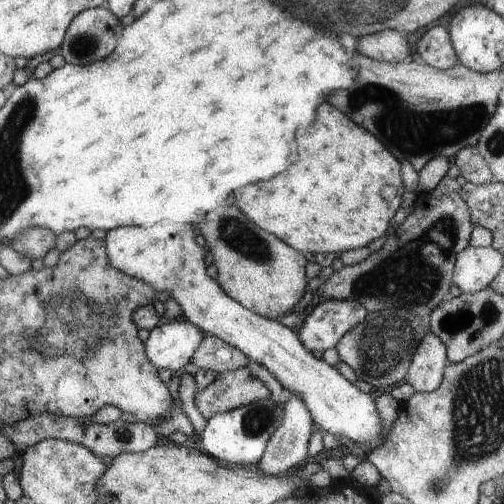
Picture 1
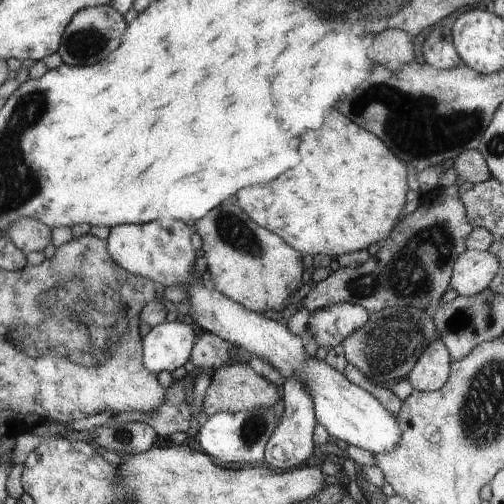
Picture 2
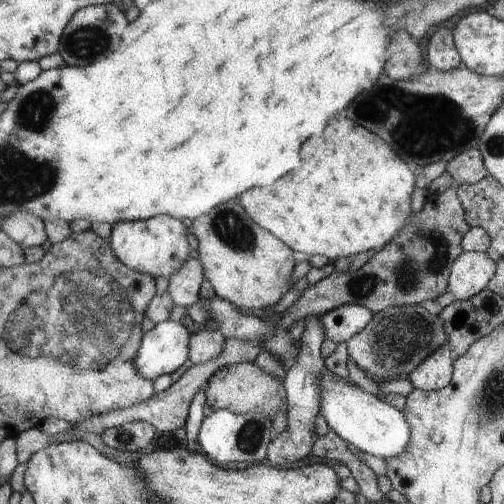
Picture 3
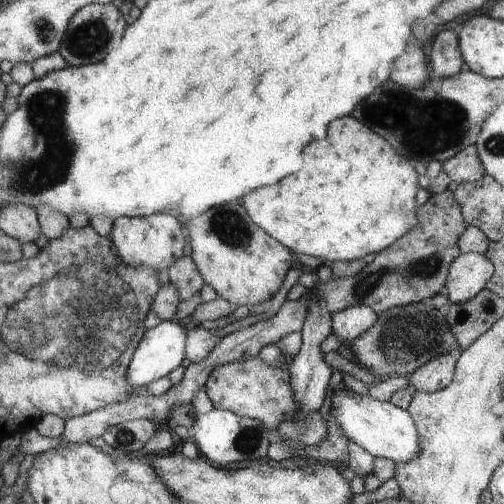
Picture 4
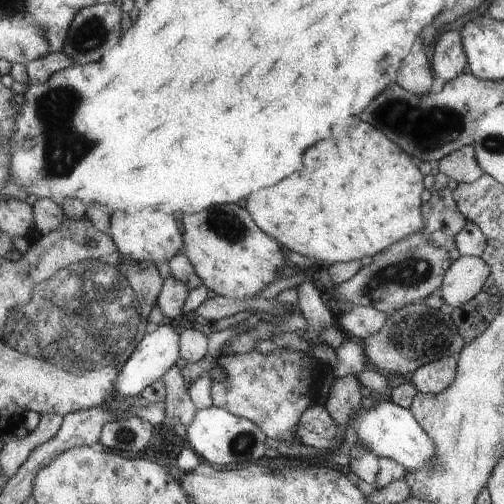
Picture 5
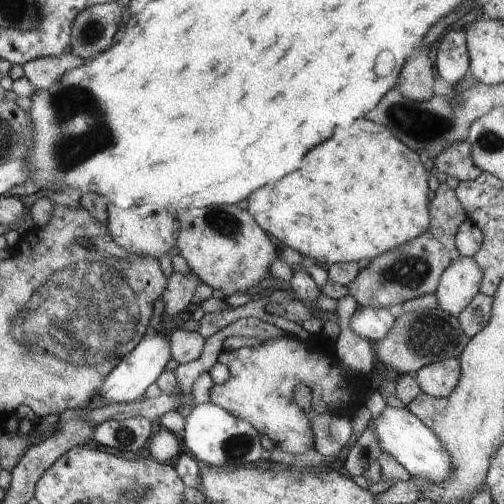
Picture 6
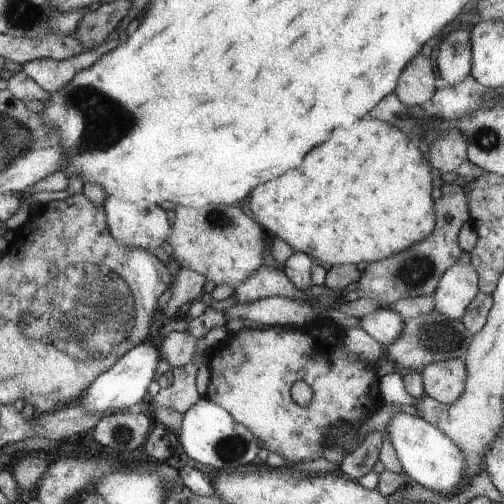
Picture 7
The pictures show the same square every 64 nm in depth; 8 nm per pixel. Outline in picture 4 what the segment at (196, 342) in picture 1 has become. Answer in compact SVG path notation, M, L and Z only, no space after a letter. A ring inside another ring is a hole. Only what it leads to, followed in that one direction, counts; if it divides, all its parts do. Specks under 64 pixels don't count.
M159 322L155 328L145 330L145 336L141 338L137 350L133 352L133 358L127 366L127 378L125 382L129 384L129 392L137 392L145 386L149 386L151 382L157 382L161 378L165 378L171 370L175 370L179 366L179 362L185 358L185 346L187 346L187 332L183 332L183 328L179 324L171 322Z

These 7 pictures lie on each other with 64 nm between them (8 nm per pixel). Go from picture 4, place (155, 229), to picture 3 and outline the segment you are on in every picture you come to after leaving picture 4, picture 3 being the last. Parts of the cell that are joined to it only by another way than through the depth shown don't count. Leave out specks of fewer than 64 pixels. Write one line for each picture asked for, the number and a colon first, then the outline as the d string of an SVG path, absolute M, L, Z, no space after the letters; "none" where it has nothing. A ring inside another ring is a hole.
3: M157 216L143 222L117 222L111 226L111 234L107 242L113 248L113 254L131 270L137 270L141 274L149 274L153 278L157 276L171 276L175 268L187 258L187 232L181 220L175 220L171 216Z

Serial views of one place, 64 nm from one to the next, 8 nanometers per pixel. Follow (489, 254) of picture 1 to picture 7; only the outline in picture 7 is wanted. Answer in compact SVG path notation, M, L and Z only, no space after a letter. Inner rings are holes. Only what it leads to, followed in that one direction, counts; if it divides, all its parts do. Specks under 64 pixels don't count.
M453 264L443 272L431 294L435 302L433 310L451 322L459 322L473 296L479 292L477 282L477 270L471 264Z

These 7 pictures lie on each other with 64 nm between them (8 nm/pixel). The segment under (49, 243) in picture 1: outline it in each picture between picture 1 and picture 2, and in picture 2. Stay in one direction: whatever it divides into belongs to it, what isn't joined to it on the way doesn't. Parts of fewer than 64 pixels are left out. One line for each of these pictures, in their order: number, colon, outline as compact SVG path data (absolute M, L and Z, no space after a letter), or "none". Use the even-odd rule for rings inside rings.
2: M17 218L7 230L7 238L25 254L33 250L43 250L51 242L51 228L31 218Z

